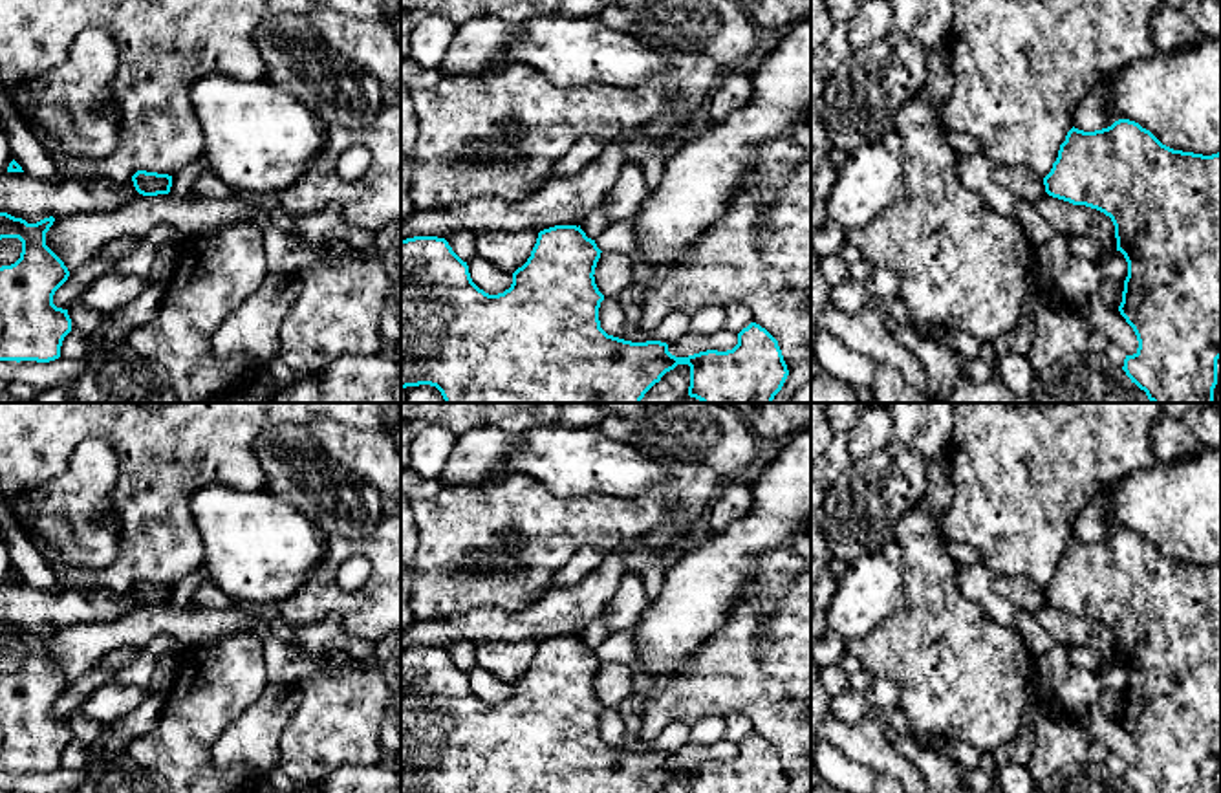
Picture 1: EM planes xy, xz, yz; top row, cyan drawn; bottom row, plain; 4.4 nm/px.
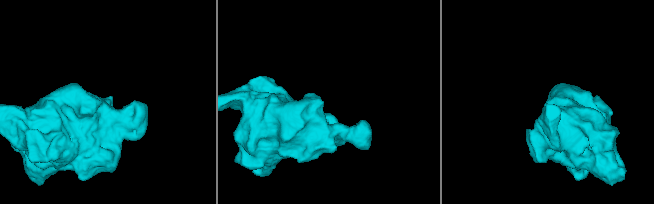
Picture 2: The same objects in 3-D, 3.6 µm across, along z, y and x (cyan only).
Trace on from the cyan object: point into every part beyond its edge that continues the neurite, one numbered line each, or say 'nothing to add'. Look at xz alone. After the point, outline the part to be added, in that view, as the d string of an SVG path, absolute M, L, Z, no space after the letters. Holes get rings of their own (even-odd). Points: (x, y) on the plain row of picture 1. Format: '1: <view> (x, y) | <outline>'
nothing to add

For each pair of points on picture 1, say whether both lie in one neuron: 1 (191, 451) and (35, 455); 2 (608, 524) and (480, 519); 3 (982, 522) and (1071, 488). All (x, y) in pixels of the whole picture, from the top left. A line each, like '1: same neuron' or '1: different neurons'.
1: same neuron
2: same neuron
3: same neuron

